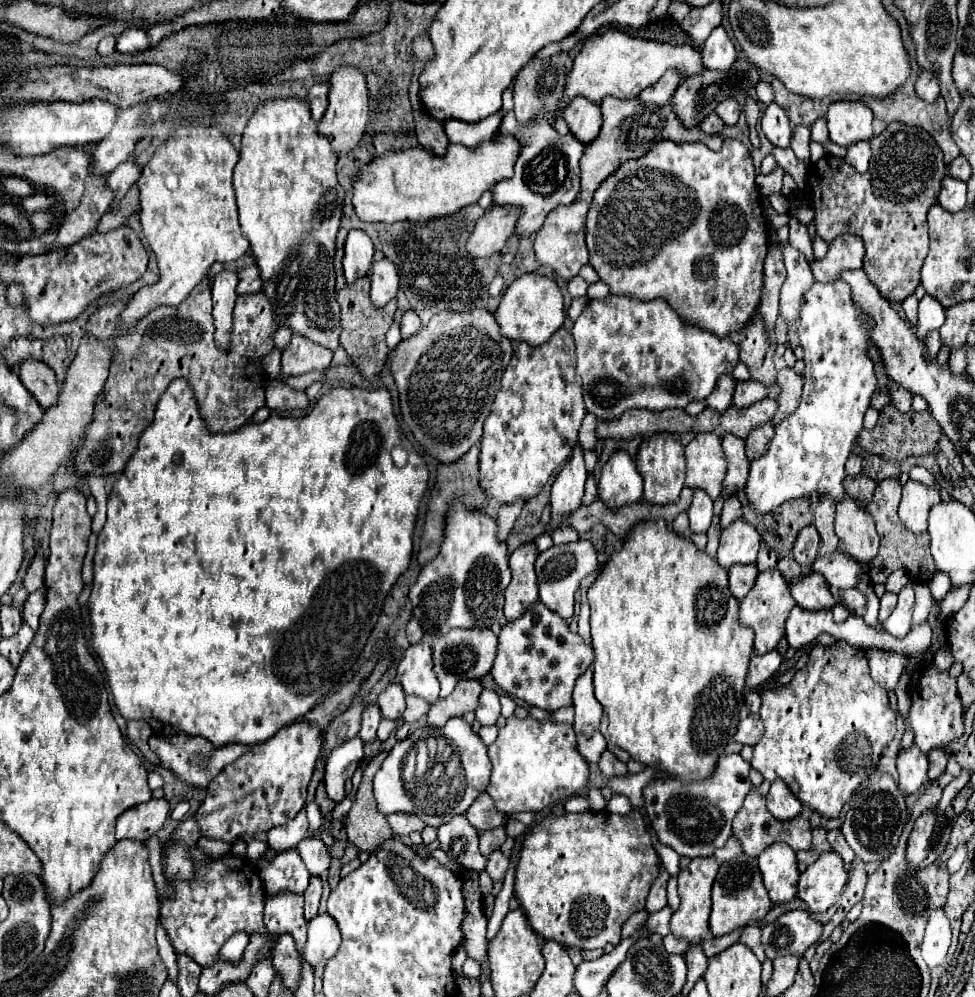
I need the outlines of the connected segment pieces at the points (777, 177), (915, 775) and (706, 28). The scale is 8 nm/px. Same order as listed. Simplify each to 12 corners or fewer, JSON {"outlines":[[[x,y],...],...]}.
{"outlines":[[[778,166],[772,174],[756,176],[762,196],[782,190],[784,170]],[[914,746],[898,754],[900,792],[918,796],[928,778],[928,760]],[[722,2],[692,8],[680,22],[692,36],[694,48],[702,46],[724,16]]]}

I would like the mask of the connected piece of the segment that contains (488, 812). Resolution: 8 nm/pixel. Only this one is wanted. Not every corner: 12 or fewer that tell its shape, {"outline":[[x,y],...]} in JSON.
{"outline":[[484,792],[464,814],[478,830],[504,826],[504,814],[496,812]]}

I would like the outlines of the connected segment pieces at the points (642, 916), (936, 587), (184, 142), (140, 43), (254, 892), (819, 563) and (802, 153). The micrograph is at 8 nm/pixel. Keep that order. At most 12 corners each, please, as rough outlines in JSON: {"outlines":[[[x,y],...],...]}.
{"outlines":[[[646,910],[632,914],[624,922],[622,938],[632,936],[648,918]],[[936,570],[928,580],[928,588],[936,600],[950,590],[950,578]],[[220,128],[172,130],[144,166],[140,222],[160,280],[116,336],[180,304],[248,250],[238,152]],[[128,28],[118,36],[116,50],[136,54],[150,46],[148,34]],[[232,854],[172,882],[178,954],[214,962],[236,932],[268,934],[258,870]],[[842,552],[818,556],[812,572],[832,588],[856,586],[862,568]],[[798,126],[792,136],[796,158],[810,164],[810,130]]]}

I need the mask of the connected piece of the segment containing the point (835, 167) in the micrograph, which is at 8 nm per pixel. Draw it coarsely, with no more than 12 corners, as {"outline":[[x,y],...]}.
{"outline":[[892,122],[858,174],[826,154],[806,200],[826,244],[862,238],[864,272],[904,302],[946,176],[924,130]]}

